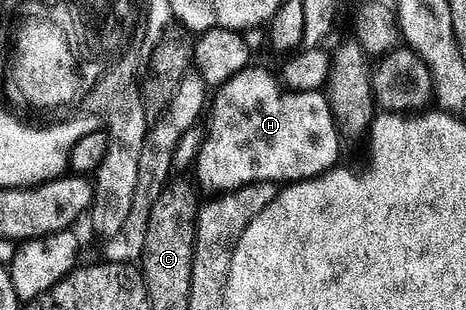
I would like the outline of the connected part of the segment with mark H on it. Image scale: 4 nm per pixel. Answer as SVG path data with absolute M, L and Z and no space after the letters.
M247 67L220 85L210 101L206 124L207 137L204 138L203 145L199 148L199 157L195 160L195 176L205 191L217 192L213 194L236 192L250 184L286 186L301 180L314 180L340 163L339 125L331 113L328 97L322 91L290 91L280 83L276 73L274 76L263 68Z

